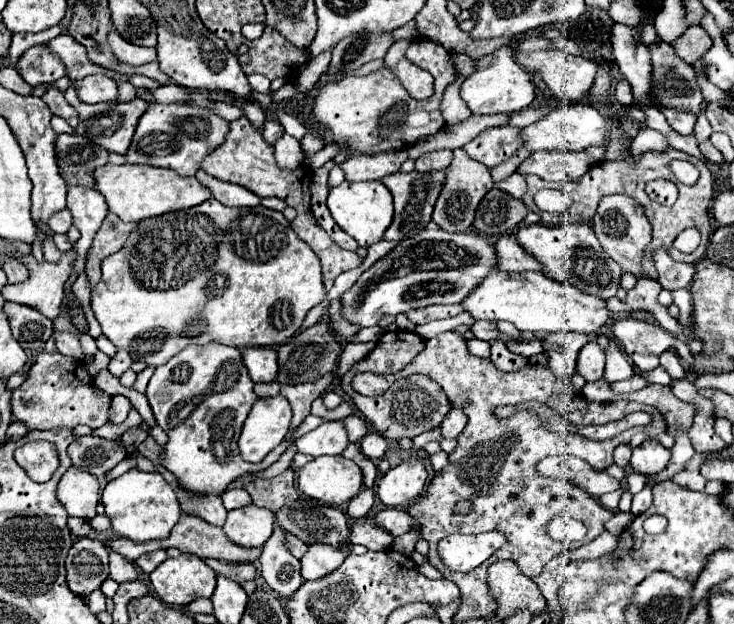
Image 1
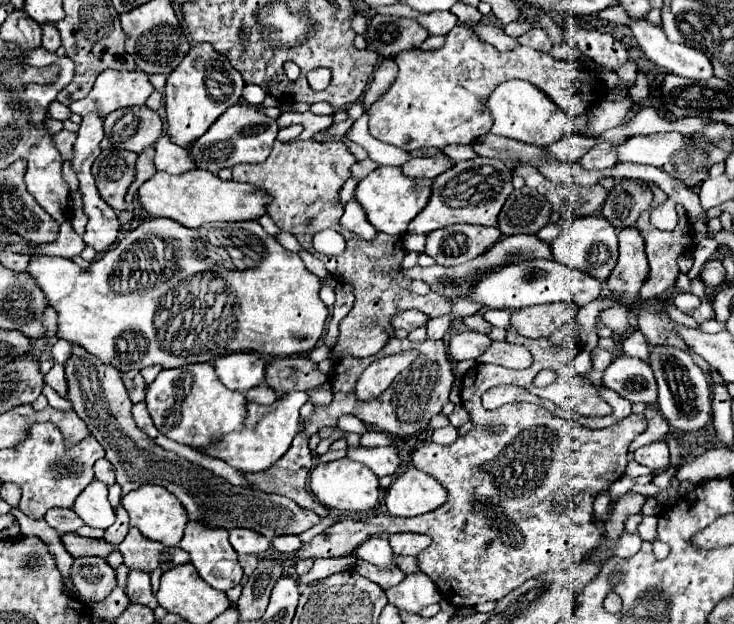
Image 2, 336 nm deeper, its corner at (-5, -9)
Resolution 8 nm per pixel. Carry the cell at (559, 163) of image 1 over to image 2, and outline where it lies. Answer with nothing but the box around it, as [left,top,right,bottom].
[581,142,619,170]

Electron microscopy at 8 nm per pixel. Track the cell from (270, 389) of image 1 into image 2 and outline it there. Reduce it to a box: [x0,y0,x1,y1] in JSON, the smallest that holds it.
[243,384,277,404]

